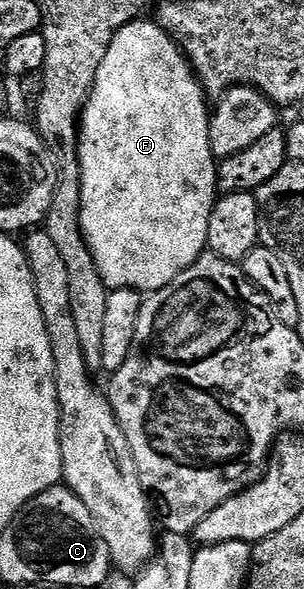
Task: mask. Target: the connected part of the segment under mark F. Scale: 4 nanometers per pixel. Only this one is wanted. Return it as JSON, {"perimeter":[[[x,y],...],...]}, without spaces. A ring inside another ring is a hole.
{"perimeter":[[[137,17],[127,23],[114,37],[110,49],[106,49],[106,57],[102,57],[102,65],[98,65],[96,80],[84,109],[80,113],[80,172],[82,173],[82,201],[80,202],[80,224],[86,245],[94,257],[94,265],[98,265],[98,273],[102,281],[110,289],[134,289],[141,293],[151,293],[170,285],[178,273],[190,269],[205,254],[208,246],[208,230],[210,229],[210,213],[218,198],[216,169],[218,160],[212,156],[210,149],[210,103],[206,92],[200,85],[188,58],[184,56],[179,45],[154,21],[147,23],[144,17]]]}

